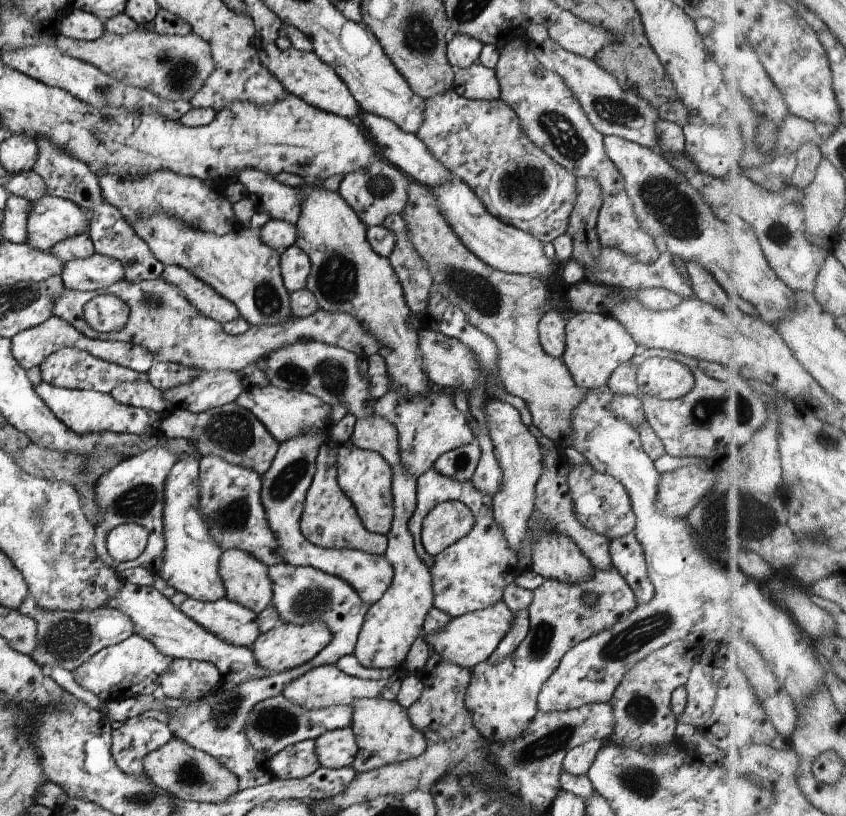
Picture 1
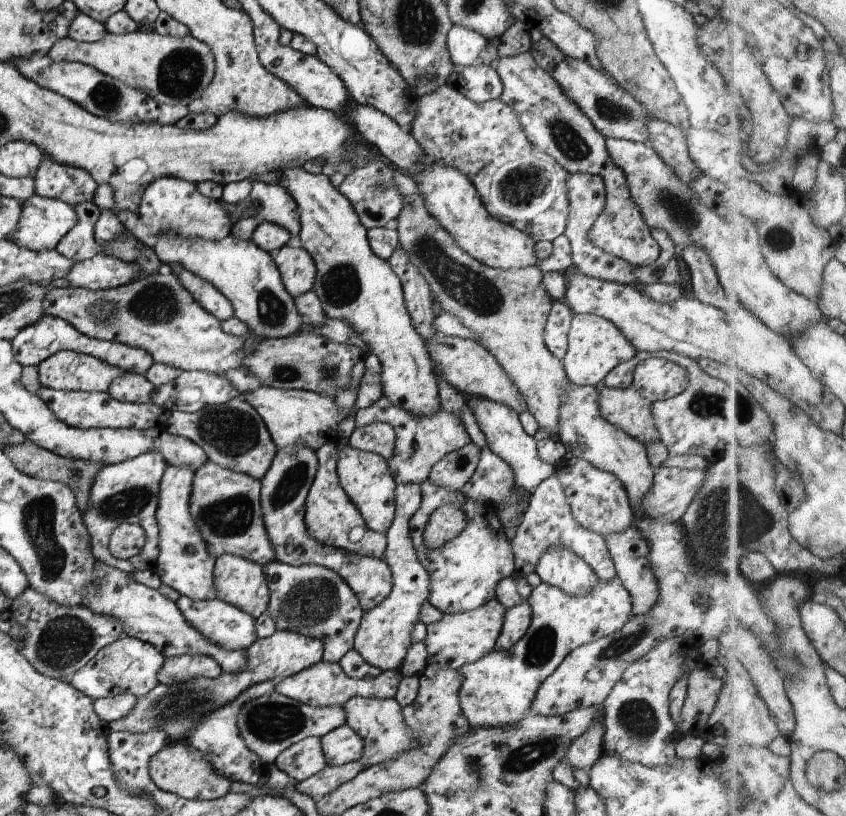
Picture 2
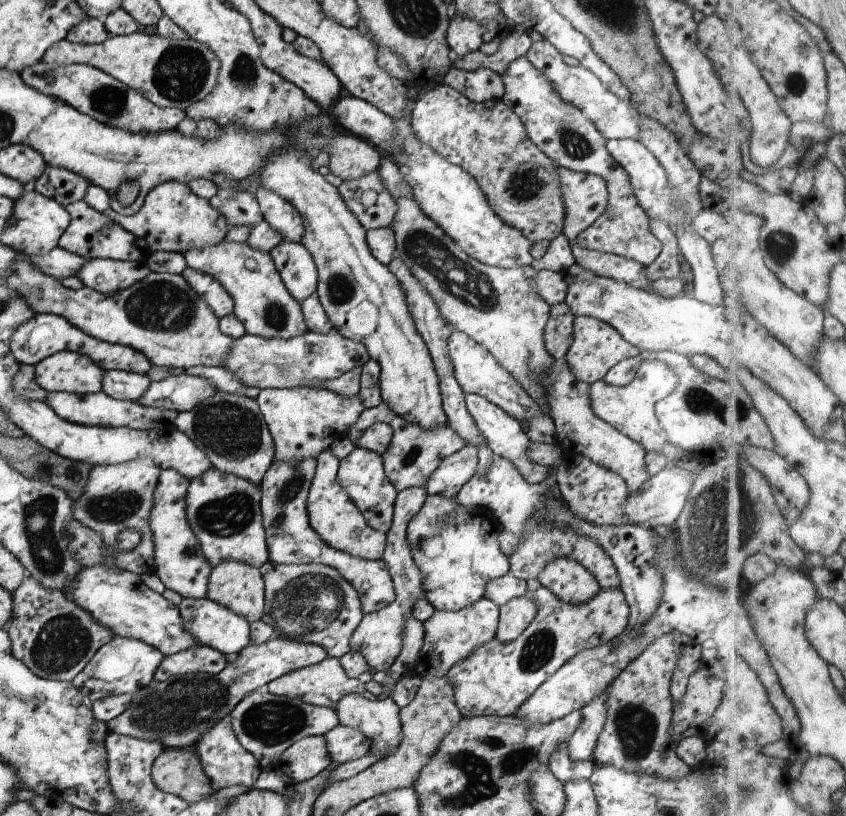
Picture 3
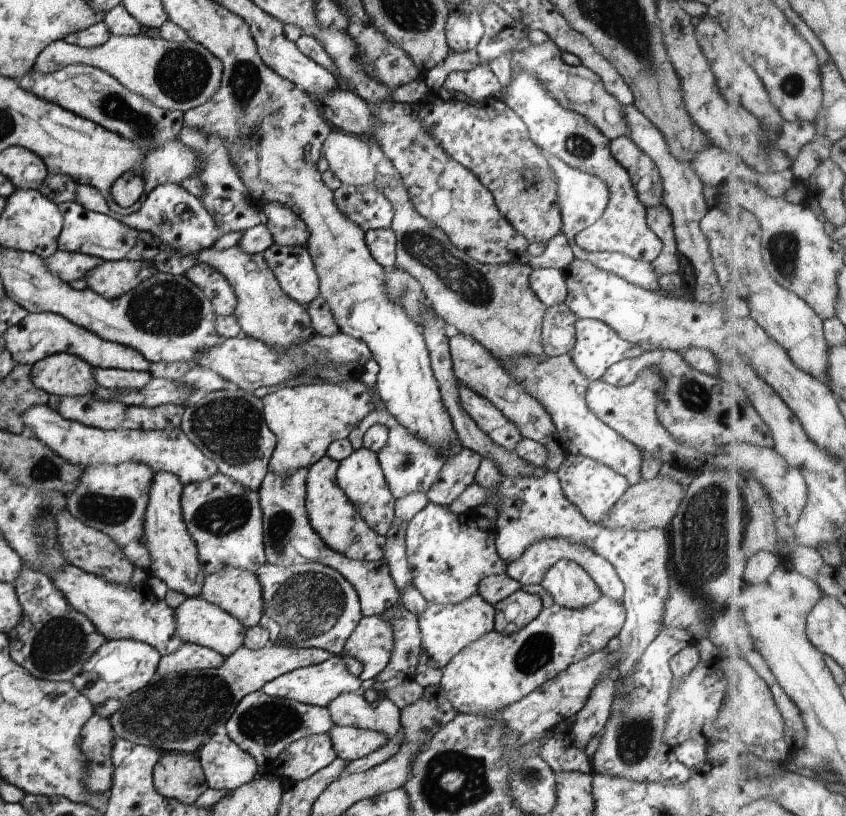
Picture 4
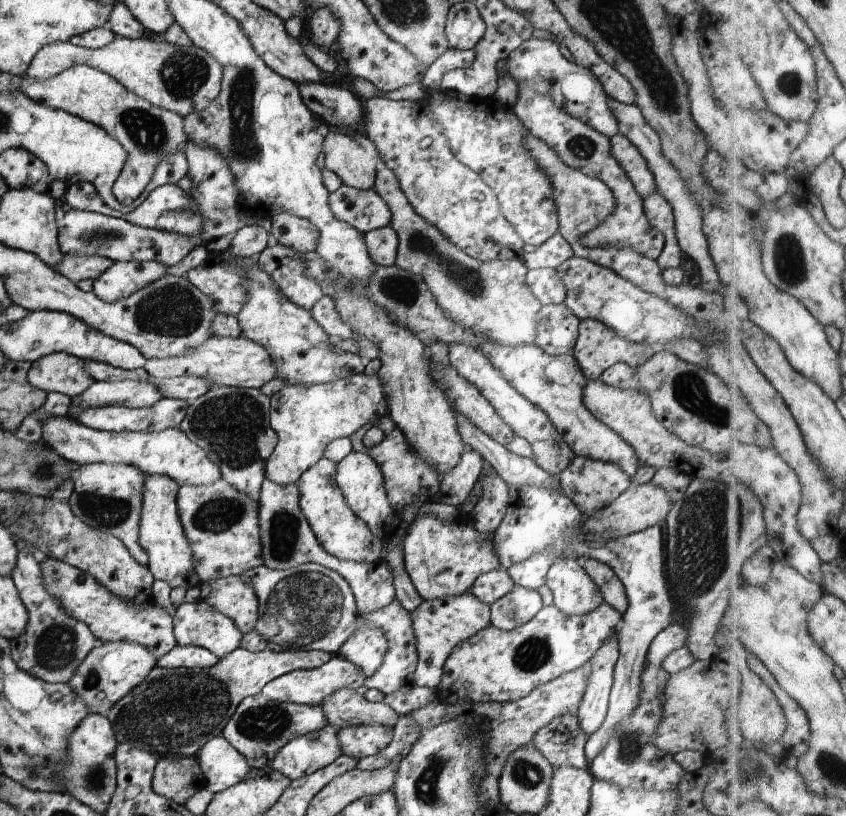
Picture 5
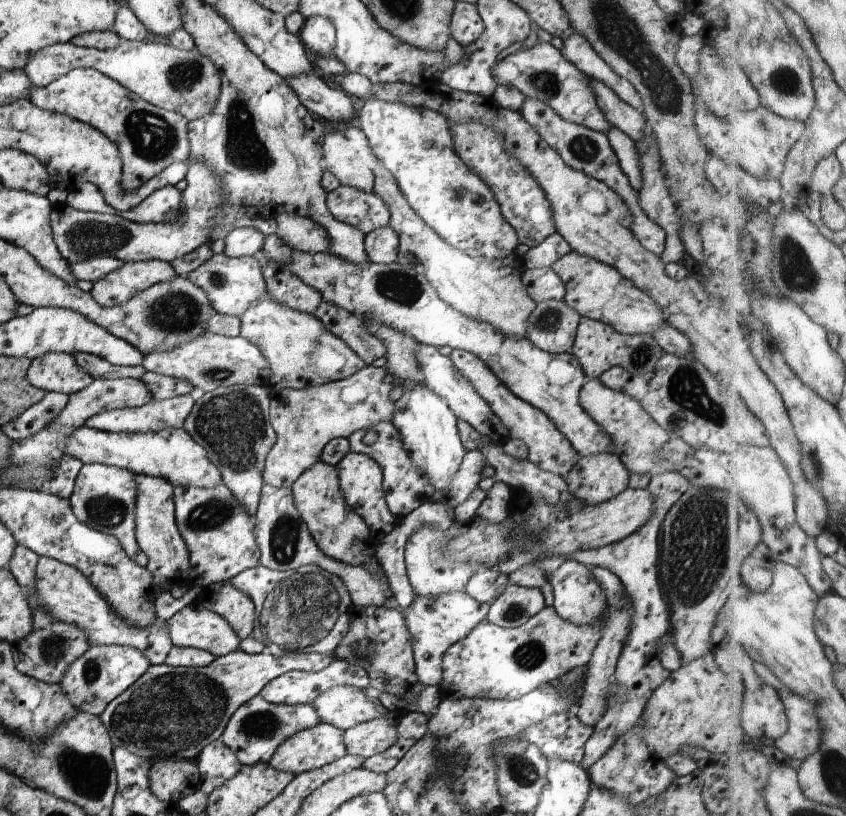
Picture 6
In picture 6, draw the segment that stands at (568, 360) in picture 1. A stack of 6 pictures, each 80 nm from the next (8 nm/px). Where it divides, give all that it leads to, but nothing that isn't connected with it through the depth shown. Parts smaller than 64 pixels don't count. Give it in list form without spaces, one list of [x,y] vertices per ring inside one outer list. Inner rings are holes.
[[[581,317],[577,335],[570,352],[576,355],[586,378],[598,379],[612,367],[622,367],[632,374],[649,375],[655,369],[665,350],[650,333],[627,335],[616,332],[609,324],[588,317]]]

